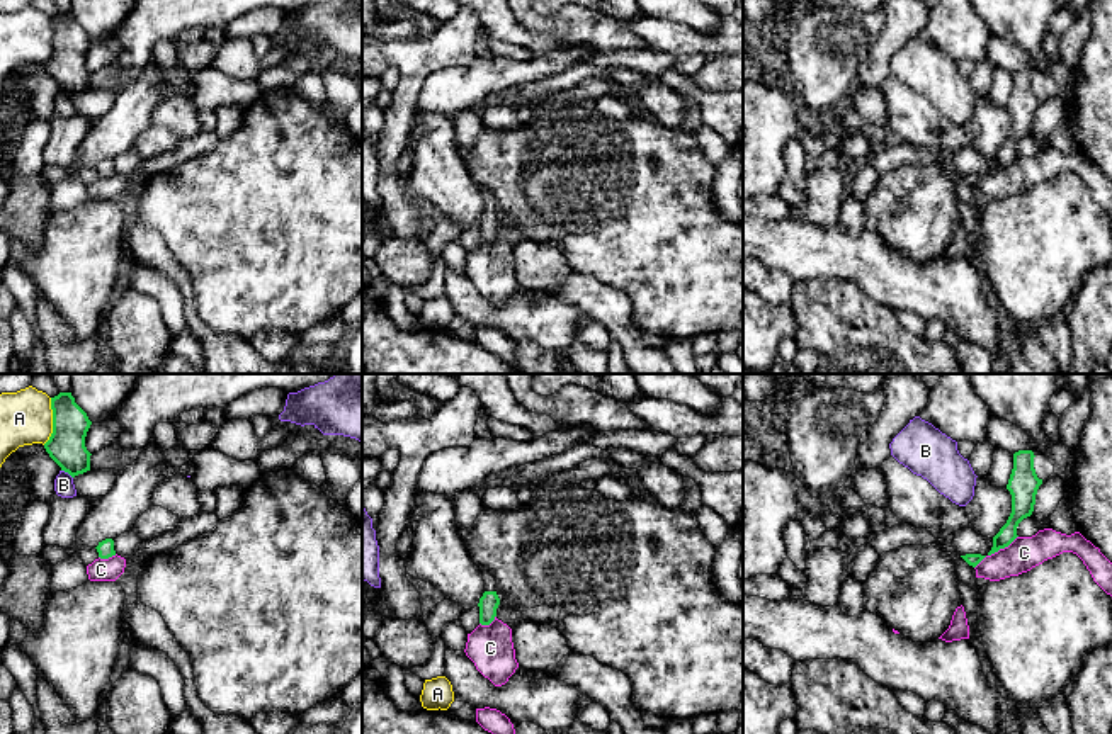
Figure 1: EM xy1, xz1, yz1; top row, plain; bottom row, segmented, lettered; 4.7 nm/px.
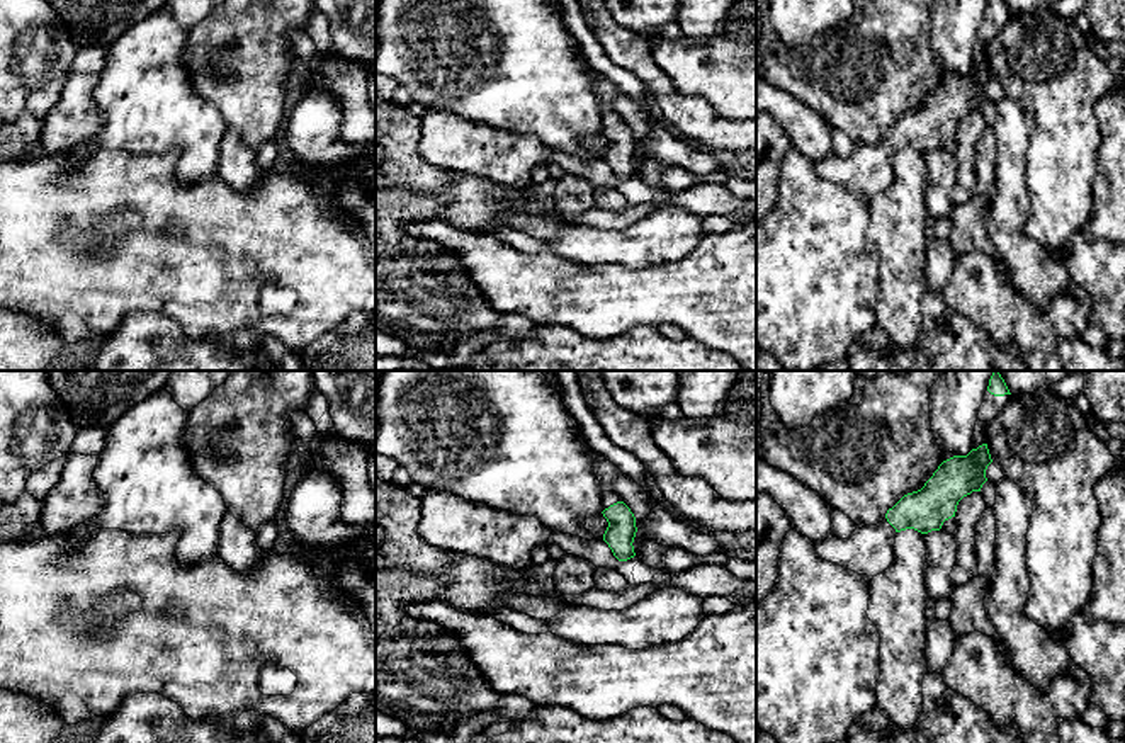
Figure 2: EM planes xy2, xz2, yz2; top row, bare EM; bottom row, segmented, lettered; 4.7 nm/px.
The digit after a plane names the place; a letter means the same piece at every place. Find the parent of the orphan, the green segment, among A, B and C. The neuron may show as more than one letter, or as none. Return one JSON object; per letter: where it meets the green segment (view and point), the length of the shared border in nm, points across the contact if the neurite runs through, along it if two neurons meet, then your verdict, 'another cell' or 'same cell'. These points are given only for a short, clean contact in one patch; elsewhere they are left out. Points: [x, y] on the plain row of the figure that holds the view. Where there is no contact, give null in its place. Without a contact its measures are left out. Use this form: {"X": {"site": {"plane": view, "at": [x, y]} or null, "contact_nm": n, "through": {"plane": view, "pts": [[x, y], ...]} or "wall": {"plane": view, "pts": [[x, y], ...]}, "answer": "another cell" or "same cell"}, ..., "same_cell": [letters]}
{"A": {"site": {"plane": "xy1", "at": [53, 41]}, "contact_nm": 220, "wall": {"plane": "xy1", "pts": [[51, 17], [51, 55], [43, 63]]}, "answer": "another cell"}, "B": {"site": {"plane": "xy1", "at": [67, 90]}, "contact_nm": 70, "wall": {"plane": "xy1", "pts": [[62, 89], [72, 97]]}, "answer": "another cell"}, "C": {"site": {"plane": "yz1", "at": [995, 170]}, "contact_nm": 260, "wall": {"plane": "yz1", "pts": [[1017, 155], [1007, 165], [988, 174], [975, 187]]}, "answer": "another cell"}, "same_cell": []}

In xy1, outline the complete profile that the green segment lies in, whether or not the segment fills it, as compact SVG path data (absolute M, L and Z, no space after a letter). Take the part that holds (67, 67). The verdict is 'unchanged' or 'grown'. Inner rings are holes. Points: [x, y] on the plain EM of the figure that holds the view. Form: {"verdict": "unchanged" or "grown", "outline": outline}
{"verdict": "unchanged", "outline": "M71 12L51 17L53 53L44 63L49 76L71 97L90 90L90 71L85 56L92 44Z"}

